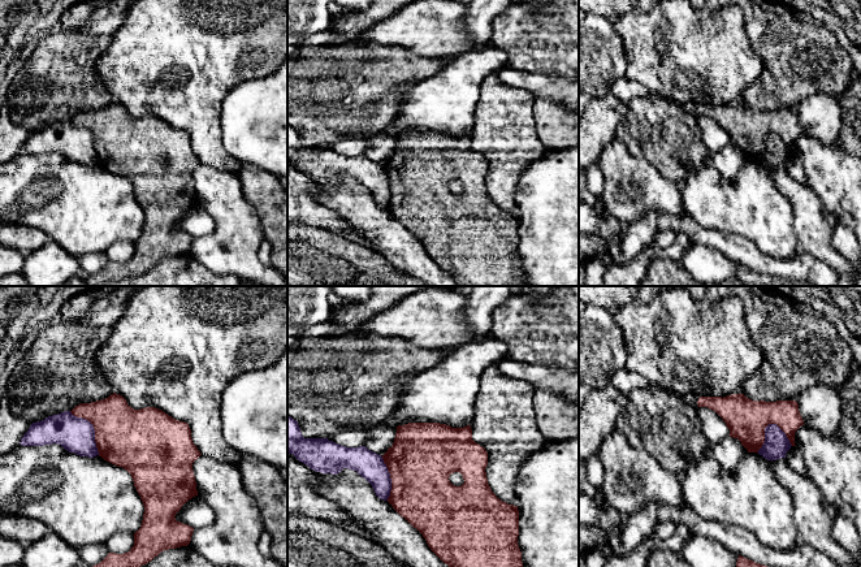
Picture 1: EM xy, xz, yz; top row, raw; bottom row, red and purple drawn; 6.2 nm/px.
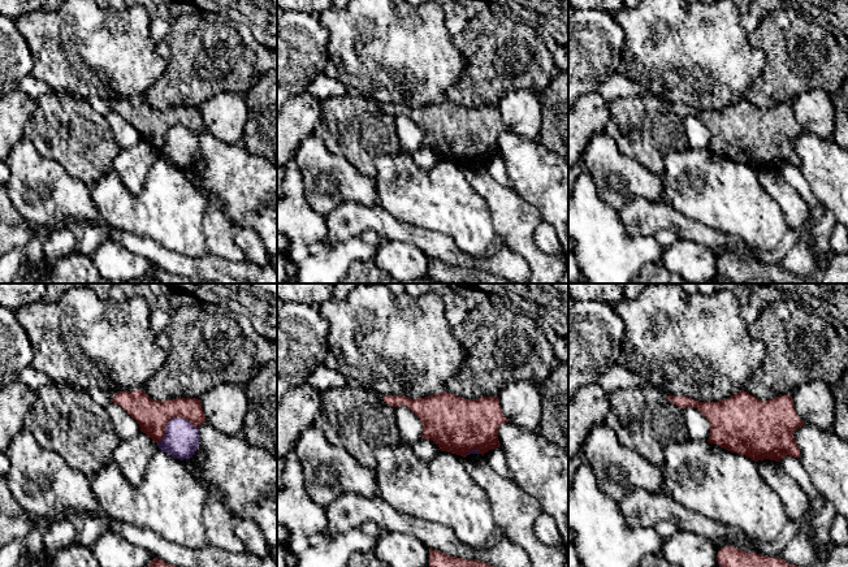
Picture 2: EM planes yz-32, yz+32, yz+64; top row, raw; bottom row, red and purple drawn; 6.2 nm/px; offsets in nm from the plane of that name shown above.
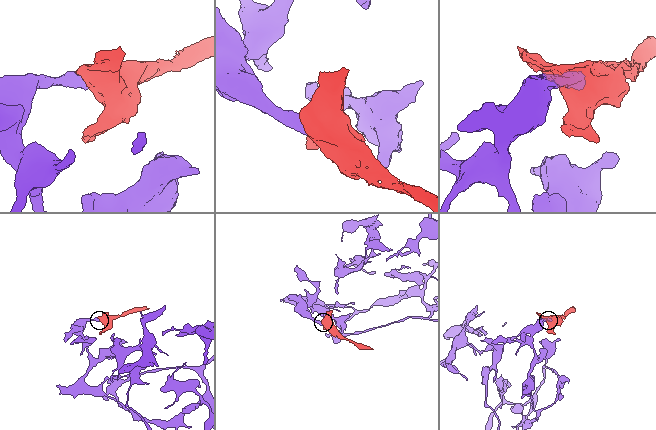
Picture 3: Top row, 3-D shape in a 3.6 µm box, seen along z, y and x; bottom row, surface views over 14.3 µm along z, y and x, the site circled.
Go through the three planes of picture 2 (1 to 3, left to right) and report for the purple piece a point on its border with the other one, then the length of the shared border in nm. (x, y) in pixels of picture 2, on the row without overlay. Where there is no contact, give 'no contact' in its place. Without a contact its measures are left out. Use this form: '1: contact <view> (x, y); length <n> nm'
1: contact yz-32 (171, 126); length 280 nm
2: contact yz+32 (475, 158); length 100 nm
3: no contact

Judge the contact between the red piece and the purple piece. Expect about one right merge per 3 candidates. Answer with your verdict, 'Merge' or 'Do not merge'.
Do not merge

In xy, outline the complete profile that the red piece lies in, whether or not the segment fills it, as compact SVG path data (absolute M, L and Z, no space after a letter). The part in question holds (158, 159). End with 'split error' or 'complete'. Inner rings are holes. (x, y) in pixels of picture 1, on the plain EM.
M116 101L101 109L81 112L70 121L94 134L99 165L131 183L144 215L142 234L134 242L134 255L124 263L108 261L100 272L85 278L86 284L104 286L147 273L164 259L187 255L194 237L177 230L174 225L189 208L198 204L192 172L202 164L192 151L189 133L155 116L134 118Z | complete

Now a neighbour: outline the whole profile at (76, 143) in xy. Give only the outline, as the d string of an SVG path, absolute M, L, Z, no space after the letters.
M70 120L33 131L21 147L22 155L44 155L57 152L69 161L94 166L99 164L94 134Z

